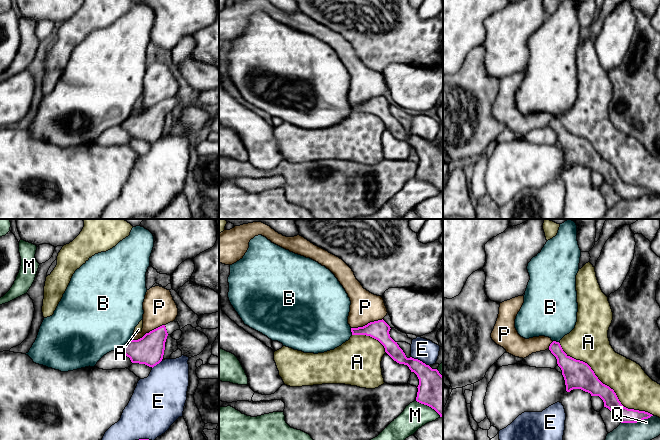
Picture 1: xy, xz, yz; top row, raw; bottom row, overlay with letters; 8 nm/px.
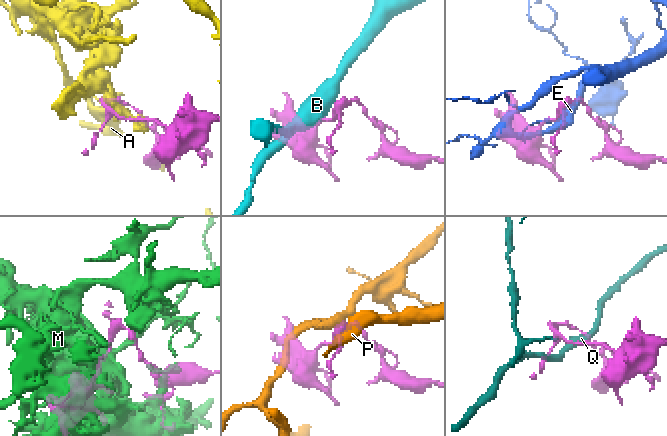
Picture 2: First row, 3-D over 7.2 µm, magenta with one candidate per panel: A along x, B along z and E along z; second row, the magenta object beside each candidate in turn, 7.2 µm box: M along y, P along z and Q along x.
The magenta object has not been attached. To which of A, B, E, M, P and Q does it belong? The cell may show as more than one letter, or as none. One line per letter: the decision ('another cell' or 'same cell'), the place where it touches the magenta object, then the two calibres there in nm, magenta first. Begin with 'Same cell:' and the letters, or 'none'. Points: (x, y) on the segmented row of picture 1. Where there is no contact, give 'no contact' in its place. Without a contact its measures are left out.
Same cell: none
A: another cell | yz (604, 384) | 220/300 nm
B: another cell | xy (126, 343) | 240/500 nm
E: another cell | xz (419, 360) | 240/180 nm
M: another cell | xz (428, 405) | 280/200 nm
P: another cell | xy (147, 333) | 240/260 nm
Q: another cell | yz (637, 421) | 120/170 nm

